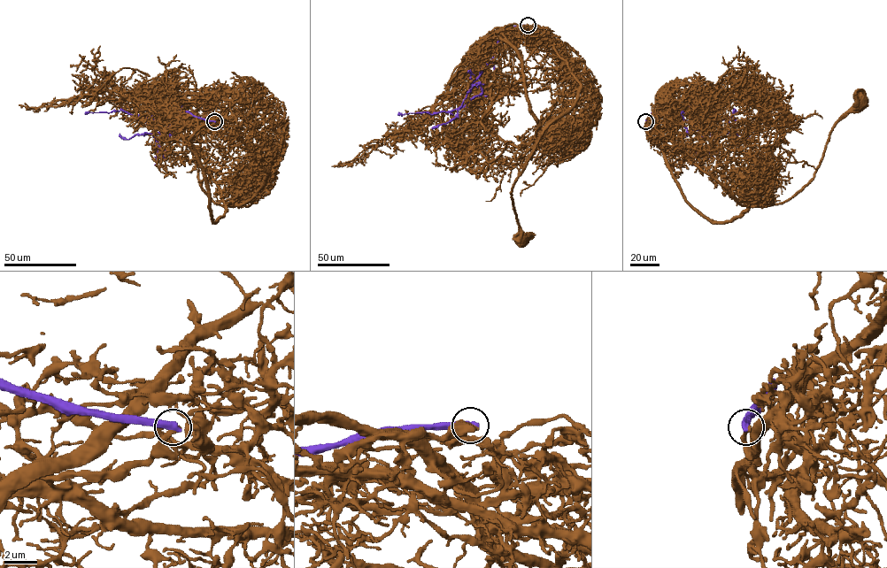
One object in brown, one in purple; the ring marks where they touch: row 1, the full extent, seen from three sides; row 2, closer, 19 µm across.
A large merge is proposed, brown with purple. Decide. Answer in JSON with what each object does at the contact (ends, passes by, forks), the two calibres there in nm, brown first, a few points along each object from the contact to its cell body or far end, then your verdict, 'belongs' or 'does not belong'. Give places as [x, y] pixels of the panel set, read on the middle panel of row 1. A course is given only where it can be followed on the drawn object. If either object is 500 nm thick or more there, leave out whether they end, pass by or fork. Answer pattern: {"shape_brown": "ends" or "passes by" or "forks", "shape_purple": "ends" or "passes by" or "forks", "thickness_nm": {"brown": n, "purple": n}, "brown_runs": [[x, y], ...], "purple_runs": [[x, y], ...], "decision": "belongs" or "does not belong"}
{"shape_brown": "passes by", "shape_purple": "ends", "thickness_nm": {"brown": 240, "purple": 480}, "brown_runs": [[528, 25], [520, 28], [547, 41], [580, 90], [539, 137], [512, 190], [524, 239]], "purple_runs": [[528, 25], [507, 27], [502, 33], [494, 57], [467, 88], [468, 101], [464, 106], [430, 114], [397, 114]], "decision": "does not belong"}

